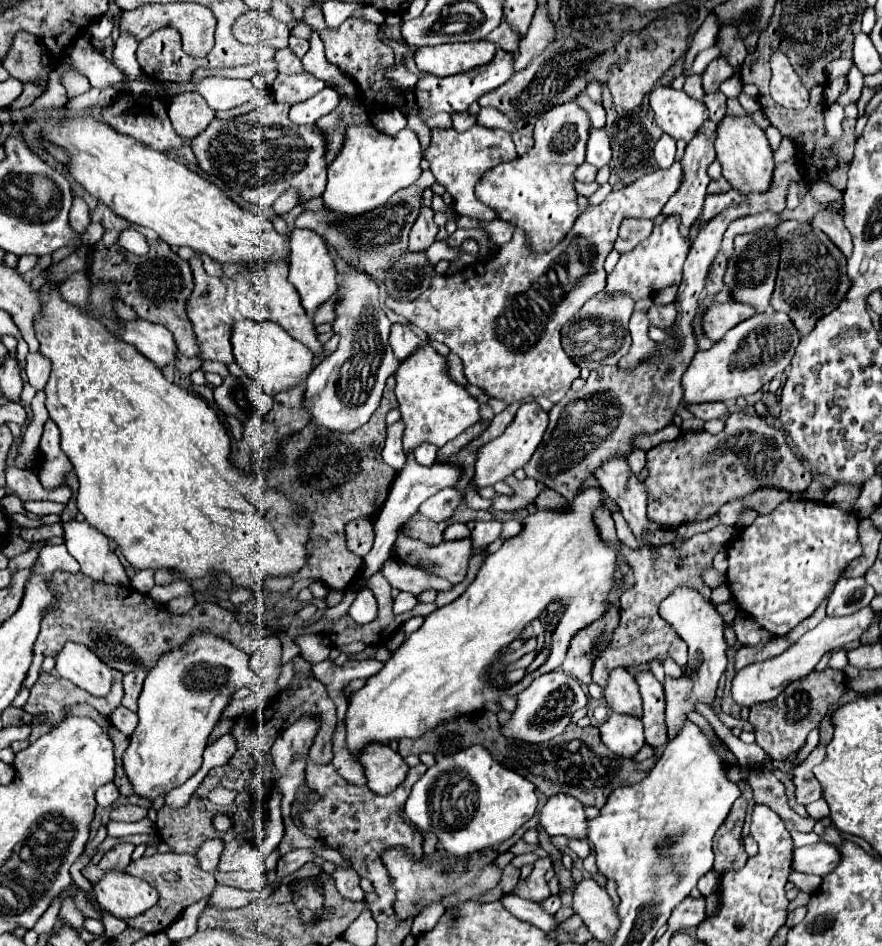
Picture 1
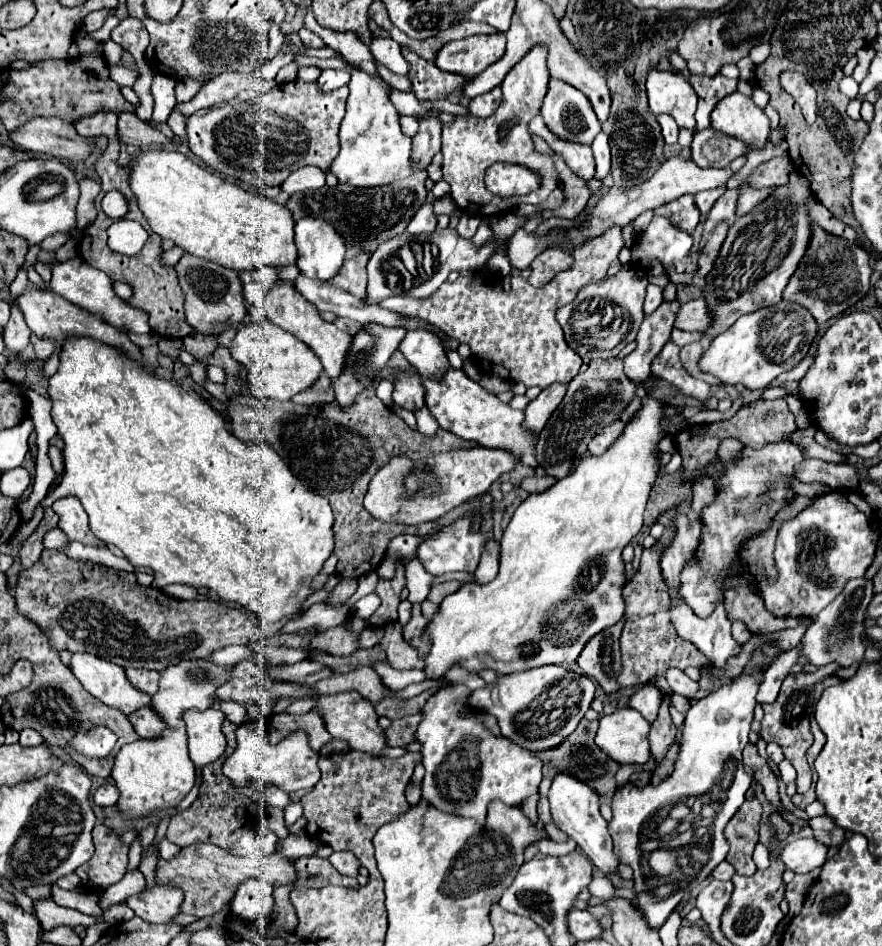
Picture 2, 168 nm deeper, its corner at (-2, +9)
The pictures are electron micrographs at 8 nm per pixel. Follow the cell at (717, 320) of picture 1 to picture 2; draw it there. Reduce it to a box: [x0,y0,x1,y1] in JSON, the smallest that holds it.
[675,300,711,330]

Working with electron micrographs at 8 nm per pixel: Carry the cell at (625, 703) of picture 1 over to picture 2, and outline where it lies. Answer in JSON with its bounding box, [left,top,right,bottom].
[629,686,663,722]

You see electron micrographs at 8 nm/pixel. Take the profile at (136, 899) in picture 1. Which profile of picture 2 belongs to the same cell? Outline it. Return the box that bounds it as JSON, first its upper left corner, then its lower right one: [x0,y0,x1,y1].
[125,884,181,924]

